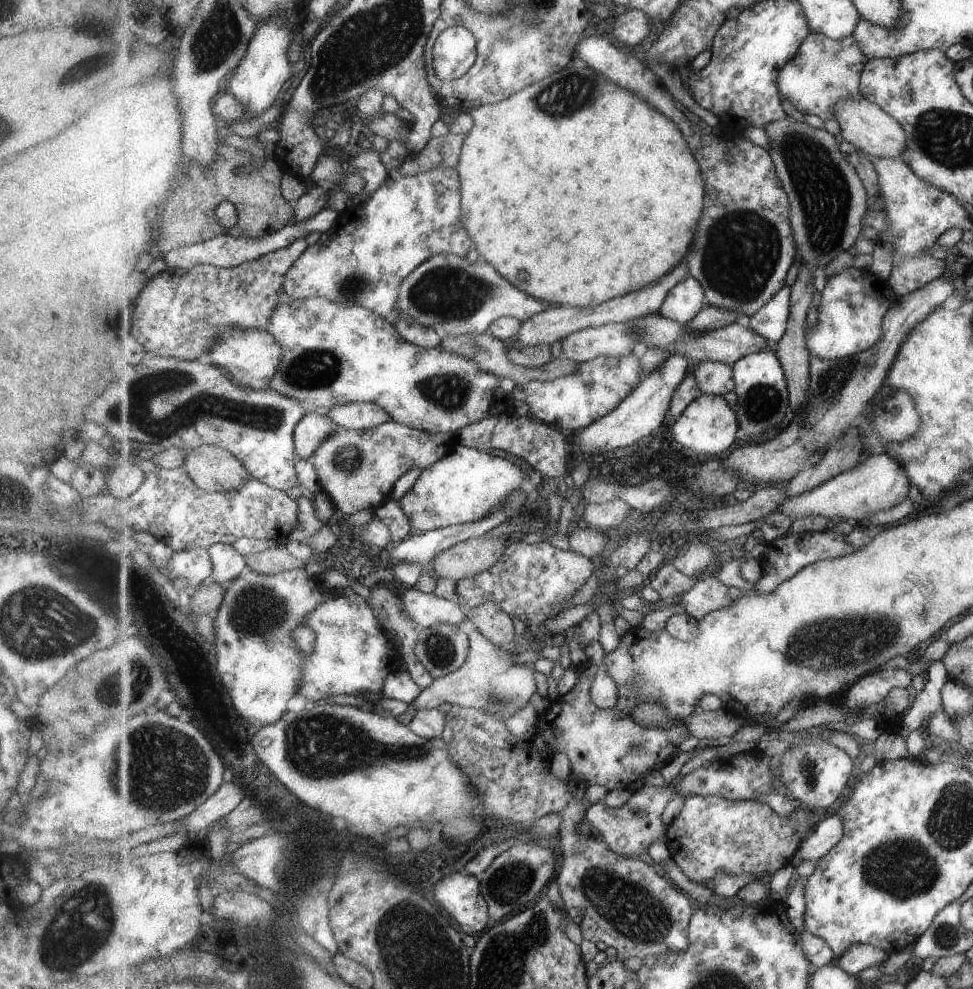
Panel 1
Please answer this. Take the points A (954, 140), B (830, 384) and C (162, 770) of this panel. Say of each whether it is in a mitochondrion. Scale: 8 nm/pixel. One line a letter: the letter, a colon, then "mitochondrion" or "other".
A: mitochondrion
B: mitochondrion
C: mitochondrion

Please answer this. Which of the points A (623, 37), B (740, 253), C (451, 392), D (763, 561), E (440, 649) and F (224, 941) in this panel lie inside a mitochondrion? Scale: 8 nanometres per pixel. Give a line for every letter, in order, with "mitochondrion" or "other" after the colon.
A: other
B: mitochondrion
C: mitochondrion
D: other
E: mitochondrion
F: other

